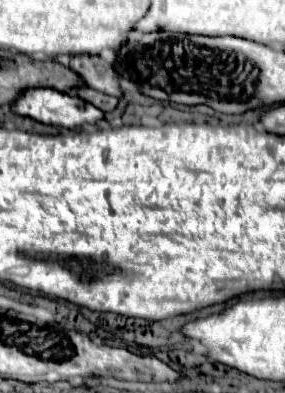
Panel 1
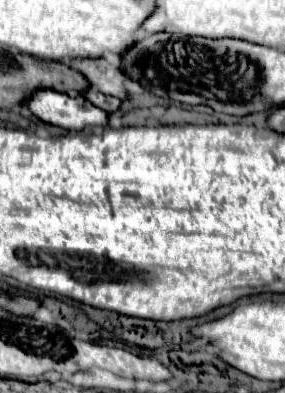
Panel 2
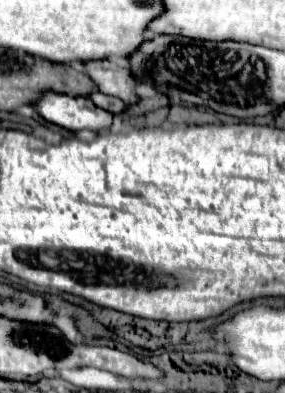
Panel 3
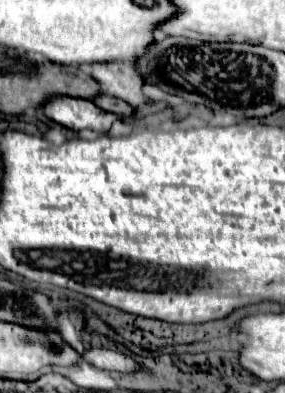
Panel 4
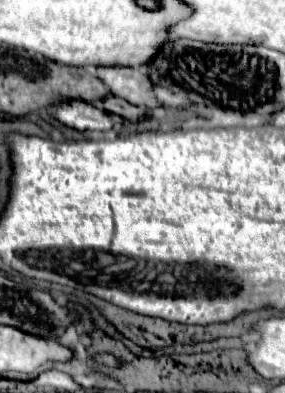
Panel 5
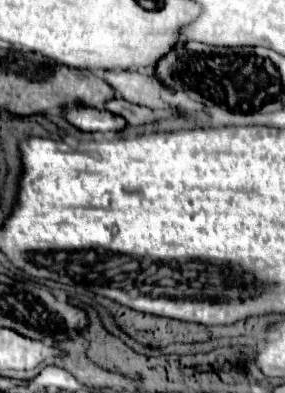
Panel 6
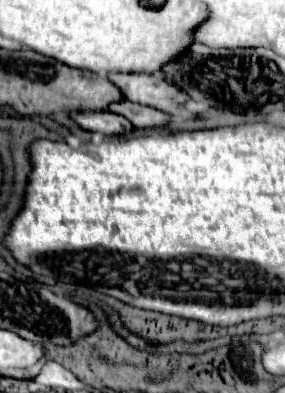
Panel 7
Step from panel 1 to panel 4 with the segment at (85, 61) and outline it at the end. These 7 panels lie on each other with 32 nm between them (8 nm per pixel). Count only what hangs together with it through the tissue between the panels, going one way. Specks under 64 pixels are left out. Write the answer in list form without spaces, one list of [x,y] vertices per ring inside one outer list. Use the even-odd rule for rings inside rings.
[[[110,62],[110,64],[92,64],[92,76],[102,84],[104,94],[112,94],[116,98],[126,100],[132,106],[148,104],[150,100],[144,96],[142,86],[144,78],[136,68],[128,62]]]

